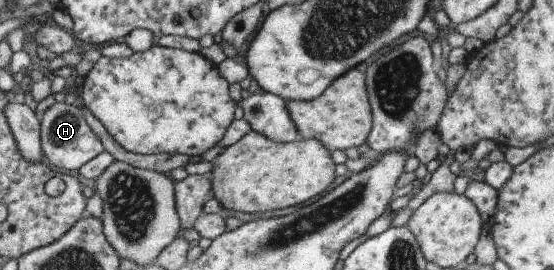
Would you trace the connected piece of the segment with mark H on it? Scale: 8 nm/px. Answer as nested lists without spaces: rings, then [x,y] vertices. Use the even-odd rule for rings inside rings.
[[[64,101],[55,102],[45,110],[39,120],[39,139],[41,154],[46,156],[51,164],[60,170],[77,170],[81,164],[94,158],[102,148],[101,140],[92,132],[83,119],[79,108]]]

